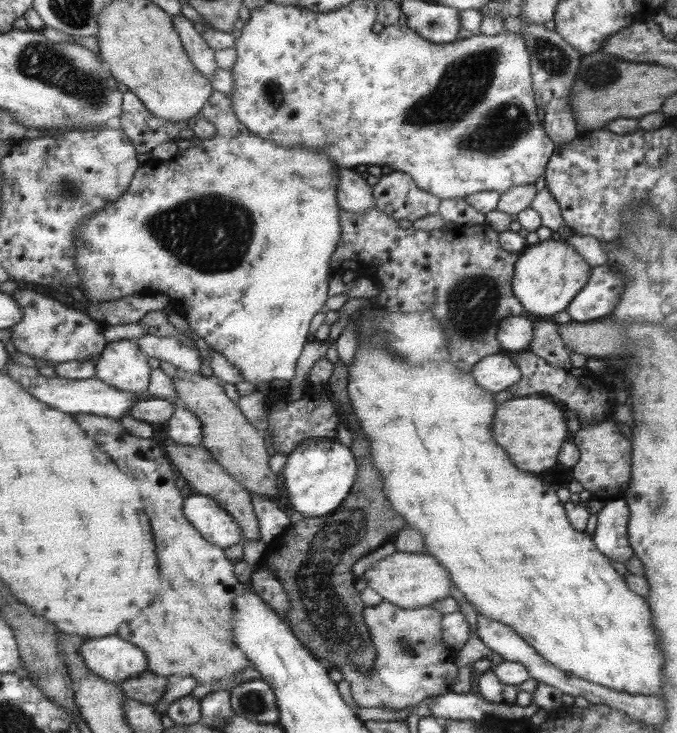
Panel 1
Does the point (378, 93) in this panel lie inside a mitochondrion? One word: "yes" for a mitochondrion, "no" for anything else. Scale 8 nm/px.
no

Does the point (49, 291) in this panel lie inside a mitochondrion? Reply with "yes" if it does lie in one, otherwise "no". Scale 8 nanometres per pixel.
no

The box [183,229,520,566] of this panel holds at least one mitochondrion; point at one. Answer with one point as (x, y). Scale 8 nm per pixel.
(471, 303)

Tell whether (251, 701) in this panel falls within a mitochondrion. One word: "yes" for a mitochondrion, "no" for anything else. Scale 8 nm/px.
yes

